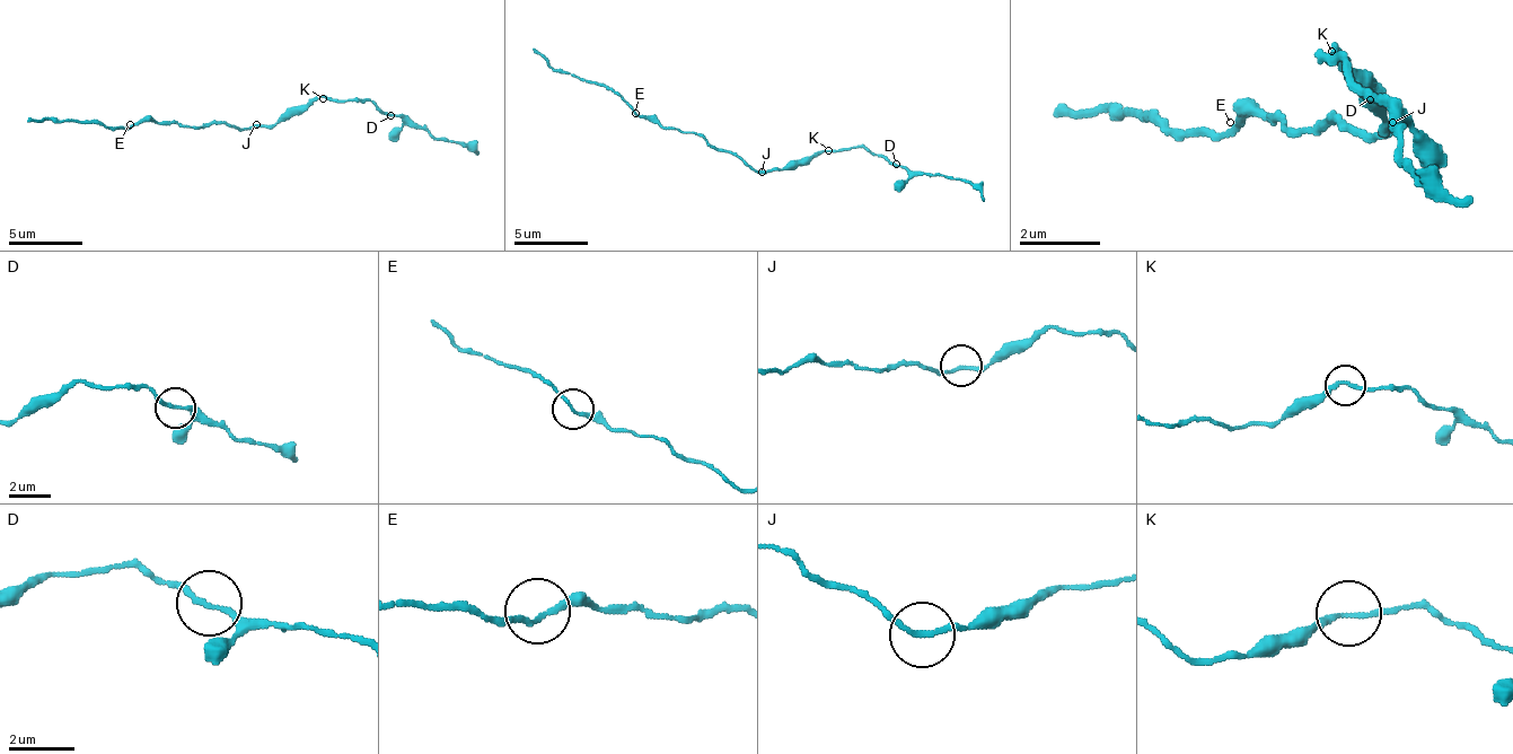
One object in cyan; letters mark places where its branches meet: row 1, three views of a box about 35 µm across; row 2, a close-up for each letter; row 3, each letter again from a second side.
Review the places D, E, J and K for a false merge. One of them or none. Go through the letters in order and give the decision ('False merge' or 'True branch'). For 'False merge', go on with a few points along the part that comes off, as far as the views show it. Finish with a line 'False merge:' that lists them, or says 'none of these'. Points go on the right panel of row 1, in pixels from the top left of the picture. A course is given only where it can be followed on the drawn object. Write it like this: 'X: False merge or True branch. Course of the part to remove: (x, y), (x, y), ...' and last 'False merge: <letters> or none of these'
D: True branch
E: True branch
J: True branch
K: True branch
False merge: none of these

